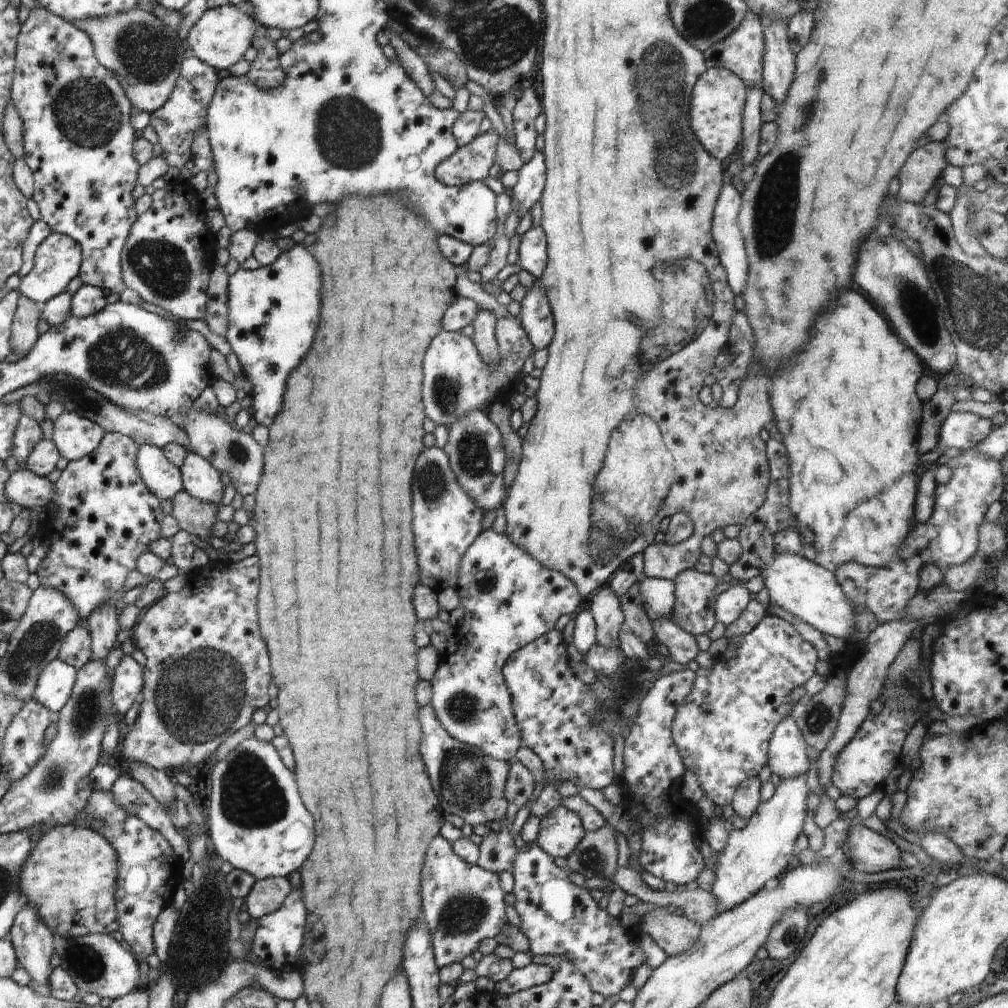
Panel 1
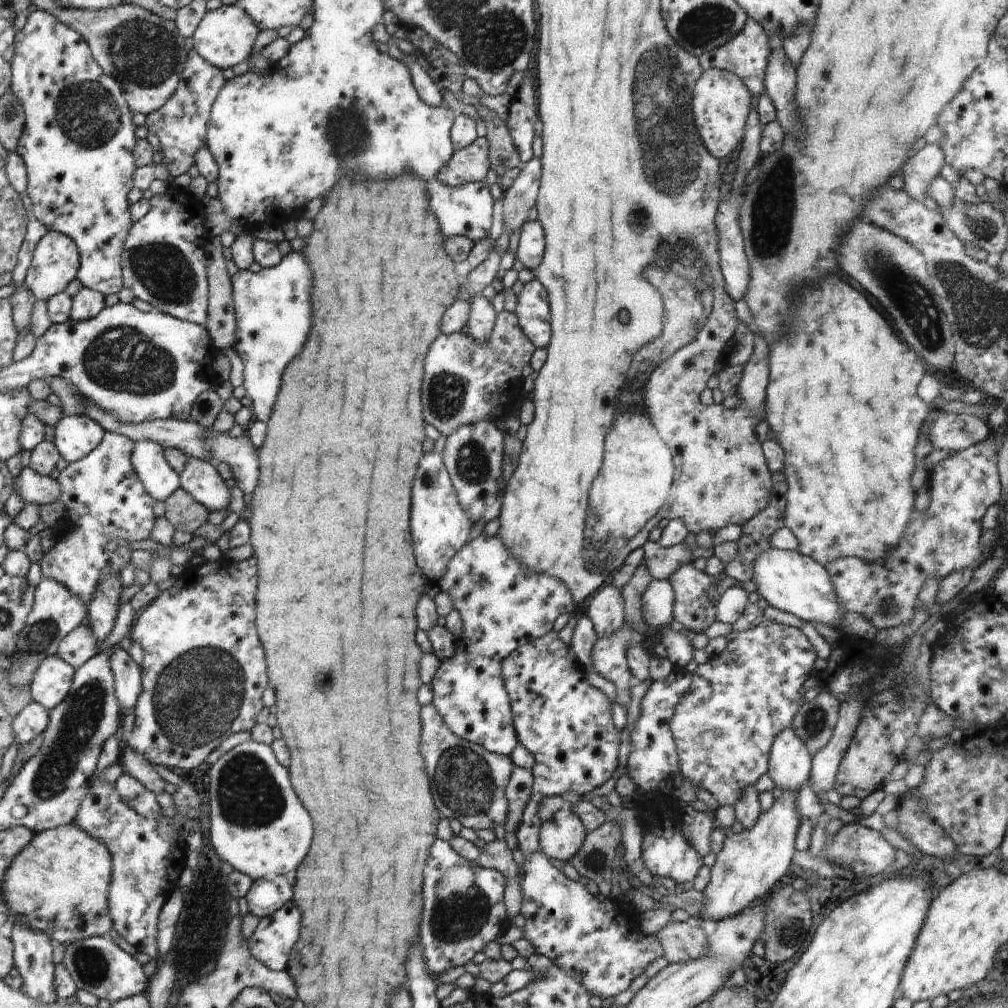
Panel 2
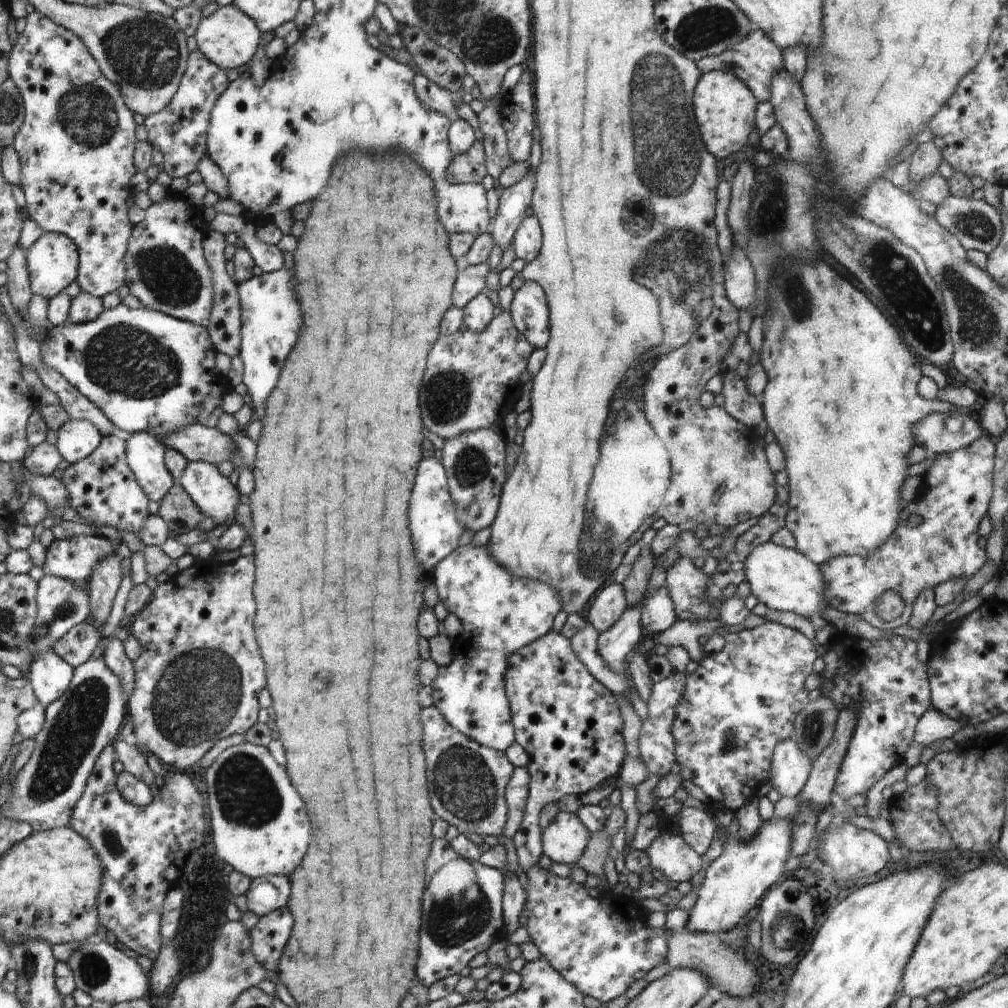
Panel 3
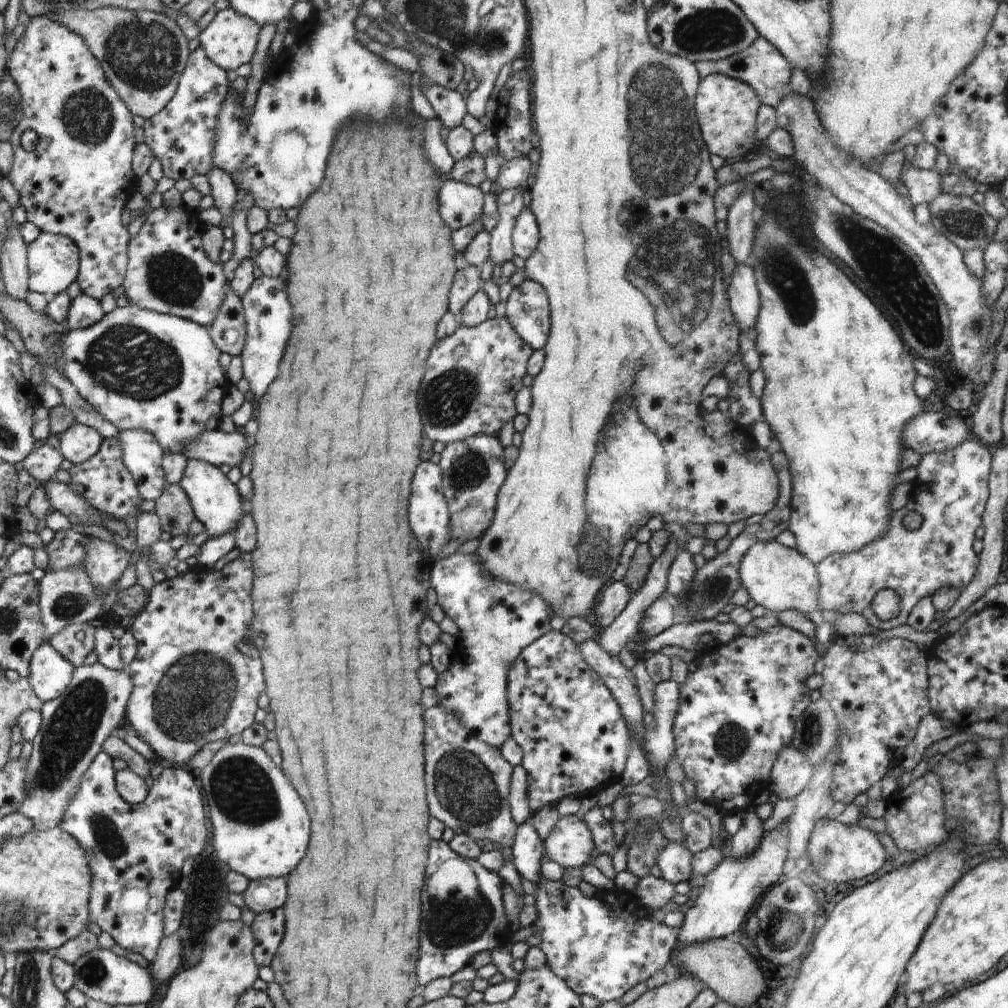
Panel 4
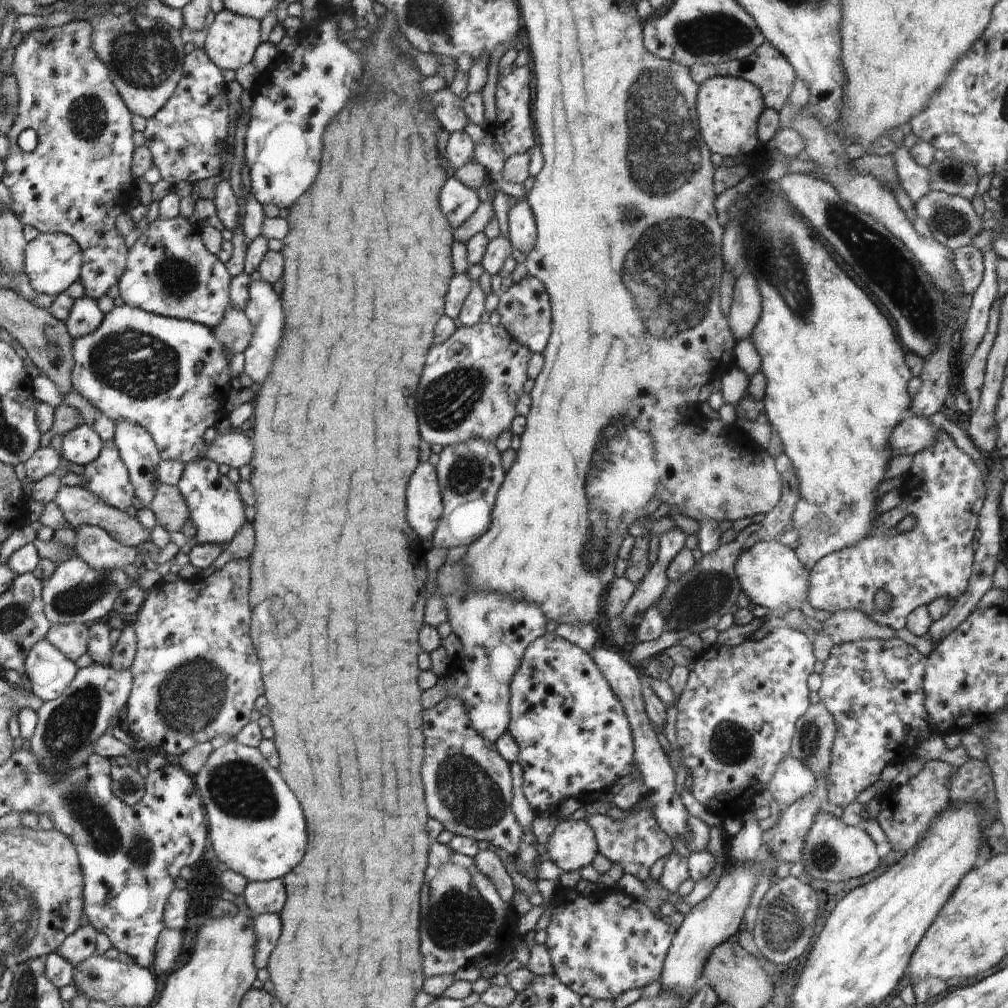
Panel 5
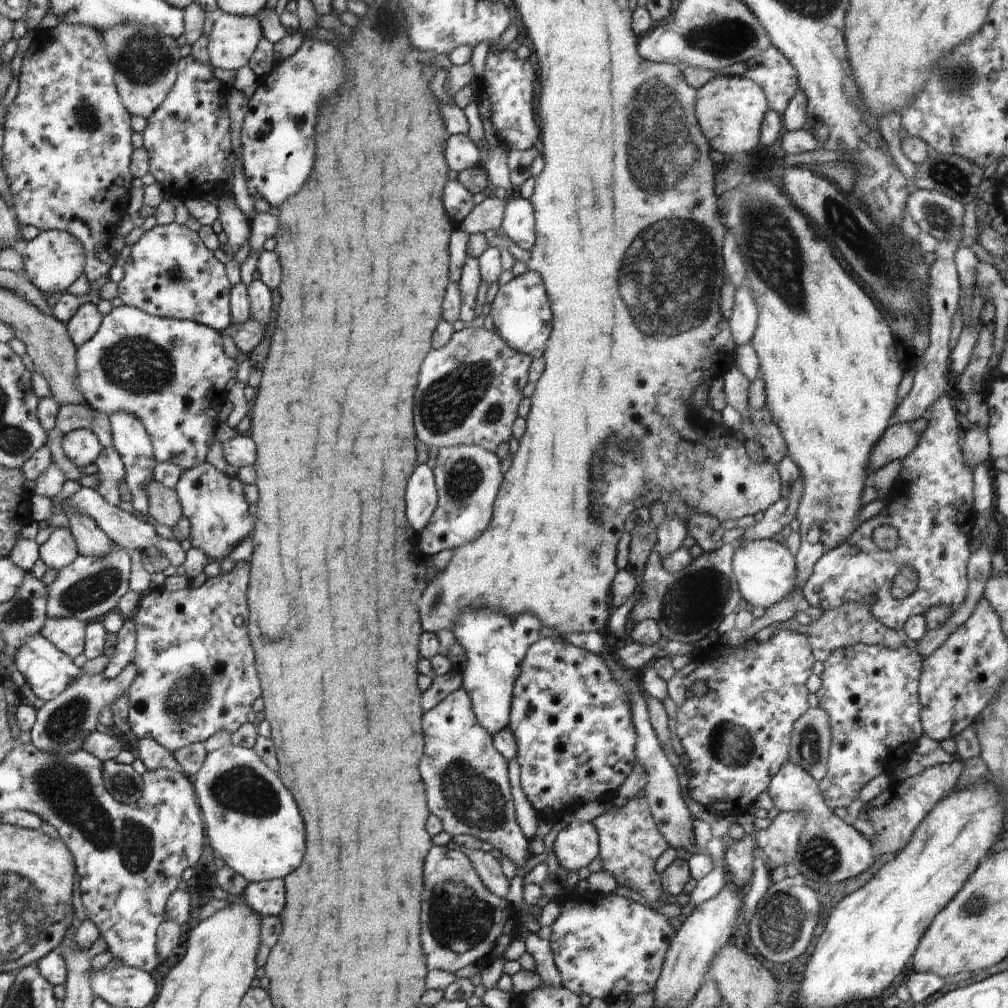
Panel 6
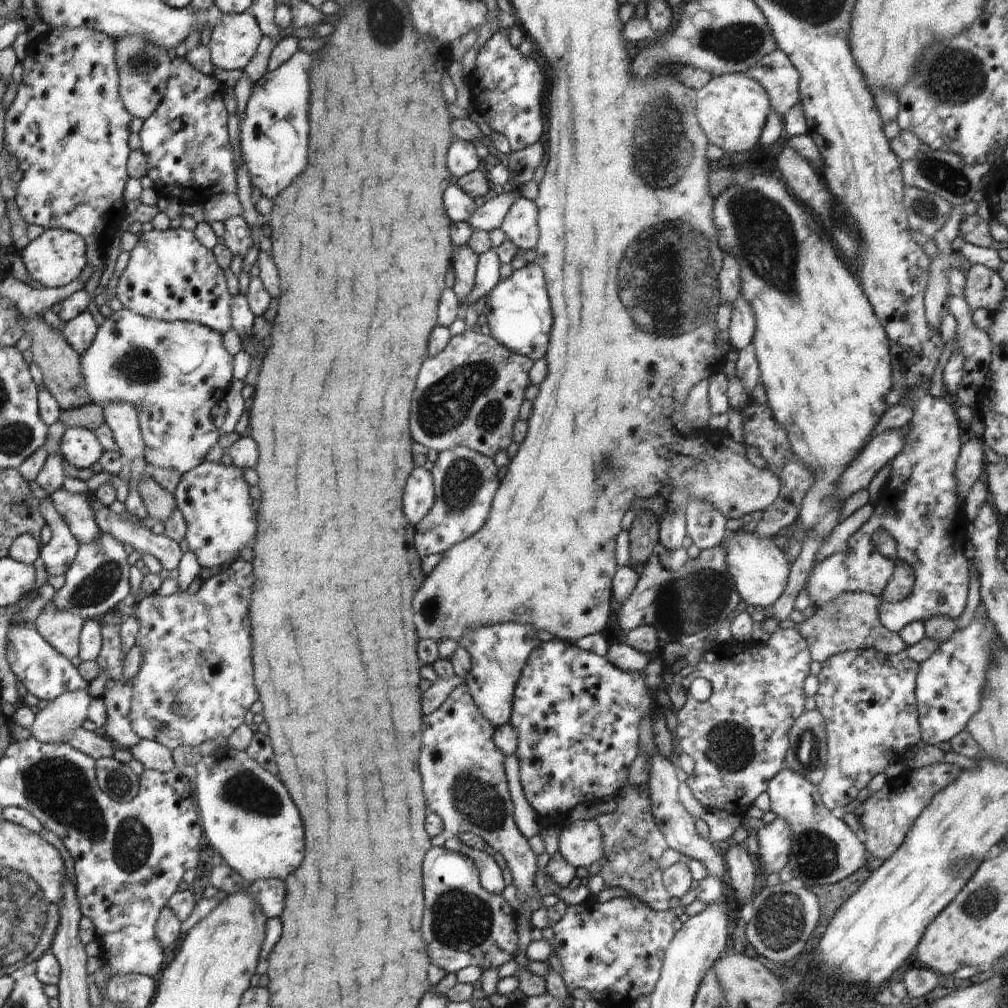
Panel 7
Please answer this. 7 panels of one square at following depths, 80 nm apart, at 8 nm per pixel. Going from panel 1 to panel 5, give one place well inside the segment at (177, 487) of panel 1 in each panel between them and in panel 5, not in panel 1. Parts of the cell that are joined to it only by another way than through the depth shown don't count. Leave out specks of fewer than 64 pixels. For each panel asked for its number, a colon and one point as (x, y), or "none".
2: (159, 478)
3: (146, 456)
4: (143, 456)
5: (138, 450)

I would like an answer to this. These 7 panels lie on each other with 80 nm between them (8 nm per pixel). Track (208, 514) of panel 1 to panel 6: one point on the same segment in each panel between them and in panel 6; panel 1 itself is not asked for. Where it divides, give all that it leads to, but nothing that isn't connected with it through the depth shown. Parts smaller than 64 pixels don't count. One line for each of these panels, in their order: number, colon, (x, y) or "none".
2: (186, 515)
3: (177, 509)
4: (173, 508)
5: (169, 507)
6: (164, 508)

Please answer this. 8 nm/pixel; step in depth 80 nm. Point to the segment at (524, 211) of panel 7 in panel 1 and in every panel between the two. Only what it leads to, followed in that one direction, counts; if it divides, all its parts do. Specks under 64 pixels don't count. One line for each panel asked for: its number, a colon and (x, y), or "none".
1: (532, 253)
2: (531, 249)
3: (527, 241)
4: (525, 237)
5: (523, 234)
6: (518, 221)

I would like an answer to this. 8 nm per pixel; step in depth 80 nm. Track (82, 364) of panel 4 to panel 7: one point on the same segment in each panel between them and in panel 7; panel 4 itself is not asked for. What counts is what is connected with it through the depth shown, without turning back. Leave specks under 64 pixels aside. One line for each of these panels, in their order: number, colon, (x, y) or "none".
5: (168, 375)
6: (171, 374)
7: (175, 372)

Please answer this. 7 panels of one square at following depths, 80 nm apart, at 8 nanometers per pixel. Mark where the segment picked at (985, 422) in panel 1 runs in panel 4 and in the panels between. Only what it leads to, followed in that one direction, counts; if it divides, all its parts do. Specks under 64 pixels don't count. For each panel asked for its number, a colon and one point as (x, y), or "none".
2: (950, 431)
3: (940, 433)
4: (931, 431)

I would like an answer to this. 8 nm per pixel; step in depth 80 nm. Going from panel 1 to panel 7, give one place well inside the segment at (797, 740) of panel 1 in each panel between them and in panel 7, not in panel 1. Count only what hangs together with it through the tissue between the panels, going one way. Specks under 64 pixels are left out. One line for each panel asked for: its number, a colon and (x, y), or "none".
2: (789, 767)
3: (790, 768)
4: (791, 771)
5: (792, 780)
6: (831, 851)
7: (824, 851)

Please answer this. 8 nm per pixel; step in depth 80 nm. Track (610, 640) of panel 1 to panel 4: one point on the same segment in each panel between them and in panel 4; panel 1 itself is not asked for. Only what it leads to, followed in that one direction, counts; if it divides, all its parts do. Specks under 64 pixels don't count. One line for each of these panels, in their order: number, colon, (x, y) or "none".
2: (606, 610)
3: (610, 604)
4: (613, 600)

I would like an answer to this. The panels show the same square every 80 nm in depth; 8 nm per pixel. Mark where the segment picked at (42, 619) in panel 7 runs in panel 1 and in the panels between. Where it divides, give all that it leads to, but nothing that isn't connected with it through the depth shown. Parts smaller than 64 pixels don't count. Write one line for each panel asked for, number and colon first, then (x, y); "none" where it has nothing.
1: (76, 649)
2: (79, 646)
3: (77, 647)
4: (76, 642)
5: (72, 639)
6: (68, 634)

